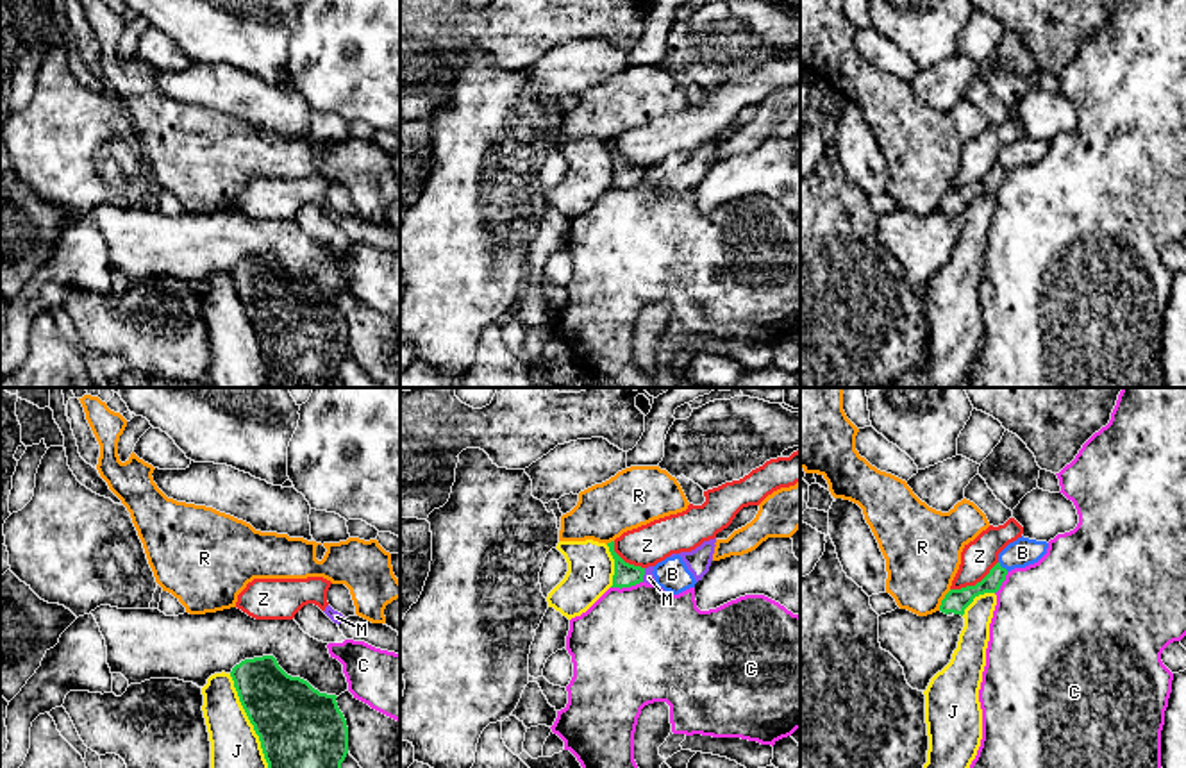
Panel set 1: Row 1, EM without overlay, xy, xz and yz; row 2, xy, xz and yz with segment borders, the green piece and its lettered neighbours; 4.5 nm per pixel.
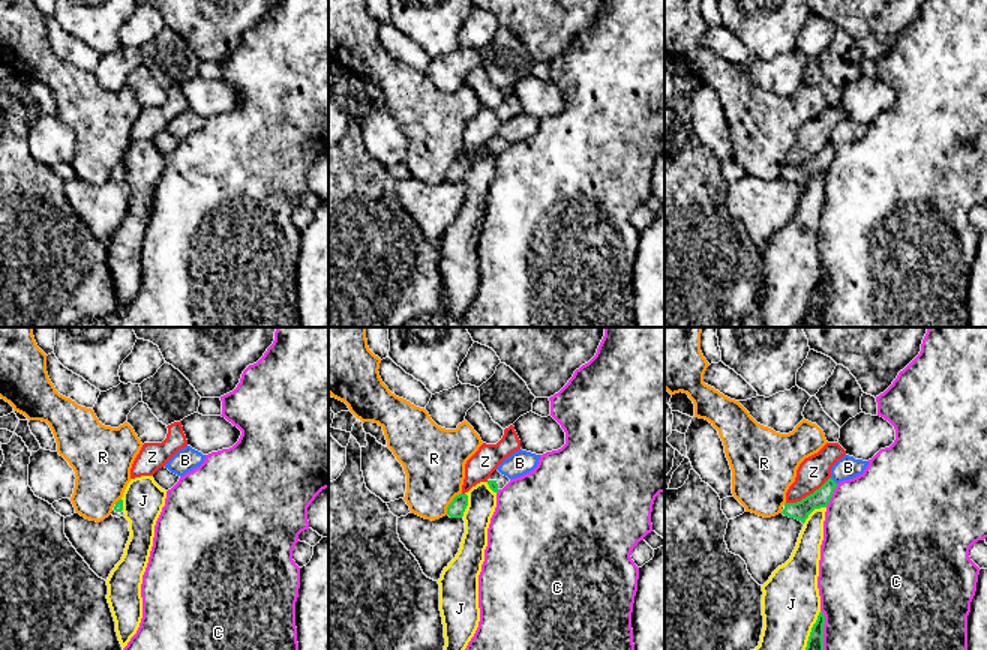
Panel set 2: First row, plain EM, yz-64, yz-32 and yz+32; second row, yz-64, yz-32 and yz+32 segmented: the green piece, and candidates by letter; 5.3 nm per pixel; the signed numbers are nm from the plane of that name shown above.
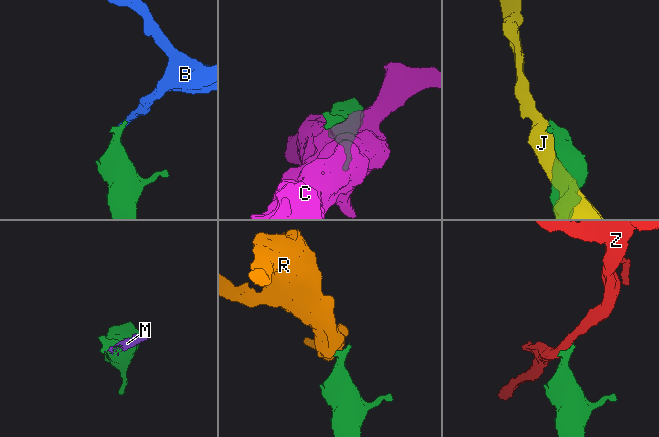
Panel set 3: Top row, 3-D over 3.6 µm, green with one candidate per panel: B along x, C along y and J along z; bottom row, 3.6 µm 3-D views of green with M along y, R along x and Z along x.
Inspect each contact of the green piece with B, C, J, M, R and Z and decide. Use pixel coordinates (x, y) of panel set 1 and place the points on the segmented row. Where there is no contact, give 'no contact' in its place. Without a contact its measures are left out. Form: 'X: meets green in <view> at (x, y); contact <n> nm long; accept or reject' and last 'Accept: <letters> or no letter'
B: meets green in yz at (1001, 567); contact 60 nm long; reject
C: meets green in xz at (626, 586); contact 150 nm long; reject
J: meets green in xy at (249, 718); contact 460 nm long; reject
M: meets green in xz at (643, 574); contact 70 nm long; reject
R: meets green in yz at (942, 601); contact 110 nm long; reject
Z: meets green in yz at (976, 584); contact 260 nm long; reject
Accept: no letter

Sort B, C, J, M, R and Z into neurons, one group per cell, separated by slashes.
B M / C / J / R / Z

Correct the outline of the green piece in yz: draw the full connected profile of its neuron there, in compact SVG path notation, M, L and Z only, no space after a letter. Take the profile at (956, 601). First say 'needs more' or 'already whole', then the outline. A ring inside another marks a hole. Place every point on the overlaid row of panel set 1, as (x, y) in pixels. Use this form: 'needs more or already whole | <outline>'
already whole | M997 563L990 573L975 586L966 586L961 589L950 589L941 600L940 611L948 614L965 614L965 609L973 602L975 597L984 593L997 593L1006 580L1007 570Z

